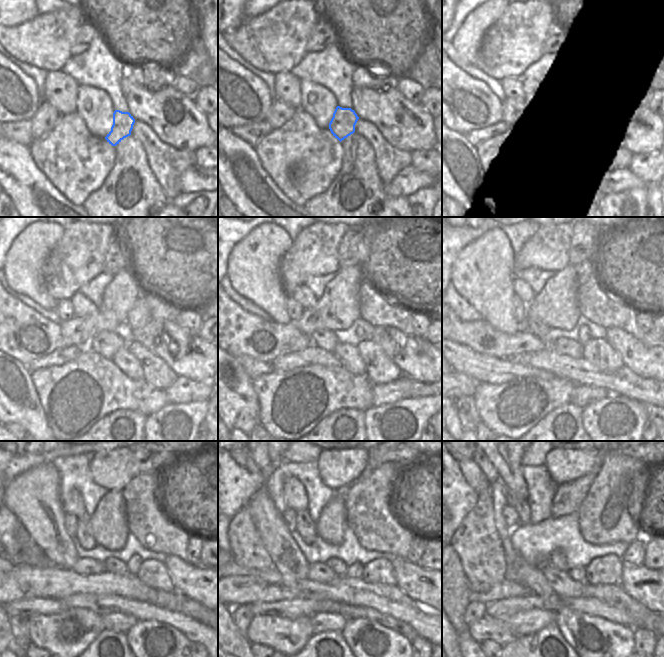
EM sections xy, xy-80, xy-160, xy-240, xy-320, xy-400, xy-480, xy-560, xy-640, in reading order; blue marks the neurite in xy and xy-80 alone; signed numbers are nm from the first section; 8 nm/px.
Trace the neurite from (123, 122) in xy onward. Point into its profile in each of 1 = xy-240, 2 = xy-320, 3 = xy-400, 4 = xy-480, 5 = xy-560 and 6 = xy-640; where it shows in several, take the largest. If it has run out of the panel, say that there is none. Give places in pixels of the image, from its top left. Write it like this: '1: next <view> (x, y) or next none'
1: next xy-240 (106, 344)
2: next xy-320 (326, 339)
3: next xy-400 (539, 329)
4: next xy-480 (84, 536)
5: next xy-560 (305, 525)
6: next xy-640 (521, 505)

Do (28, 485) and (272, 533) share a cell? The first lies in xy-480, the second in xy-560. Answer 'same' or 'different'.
same

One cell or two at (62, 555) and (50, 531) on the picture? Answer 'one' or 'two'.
one

